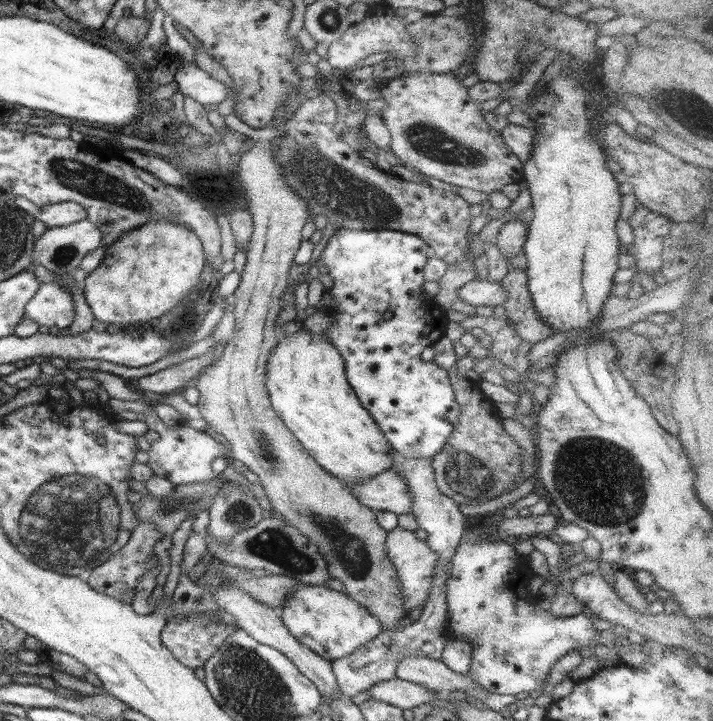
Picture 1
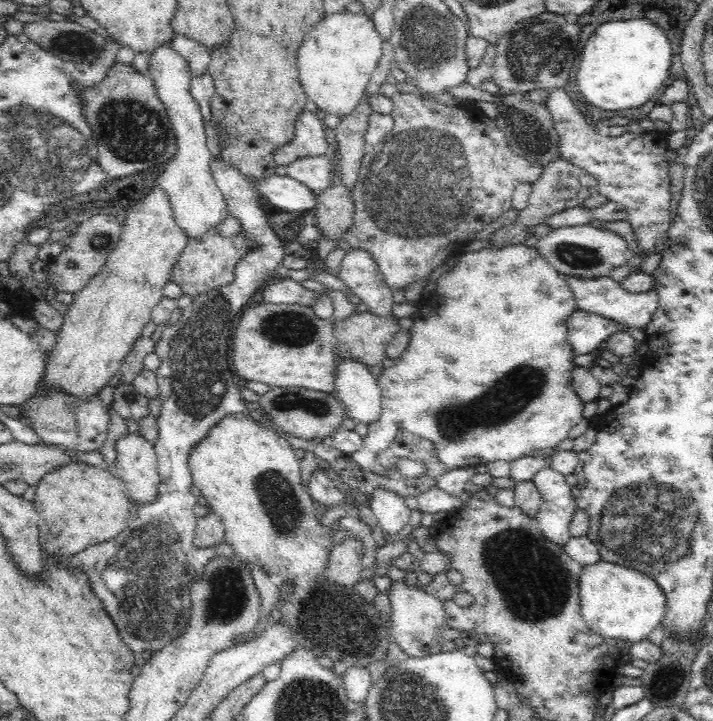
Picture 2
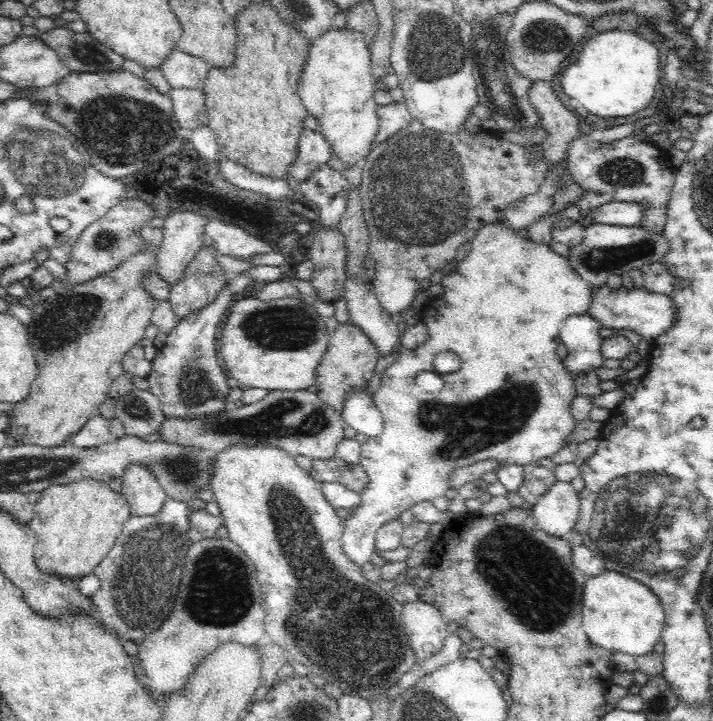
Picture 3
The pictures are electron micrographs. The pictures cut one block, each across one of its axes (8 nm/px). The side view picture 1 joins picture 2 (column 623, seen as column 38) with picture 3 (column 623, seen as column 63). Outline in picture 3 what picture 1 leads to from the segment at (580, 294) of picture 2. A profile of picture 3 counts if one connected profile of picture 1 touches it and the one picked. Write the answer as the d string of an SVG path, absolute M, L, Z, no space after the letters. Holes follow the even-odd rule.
M605 285L591 289L591 301L587 314L601 324L605 333L624 328L640 334L645 347L673 325L674 307L669 295L654 294L644 288L614 290Z

